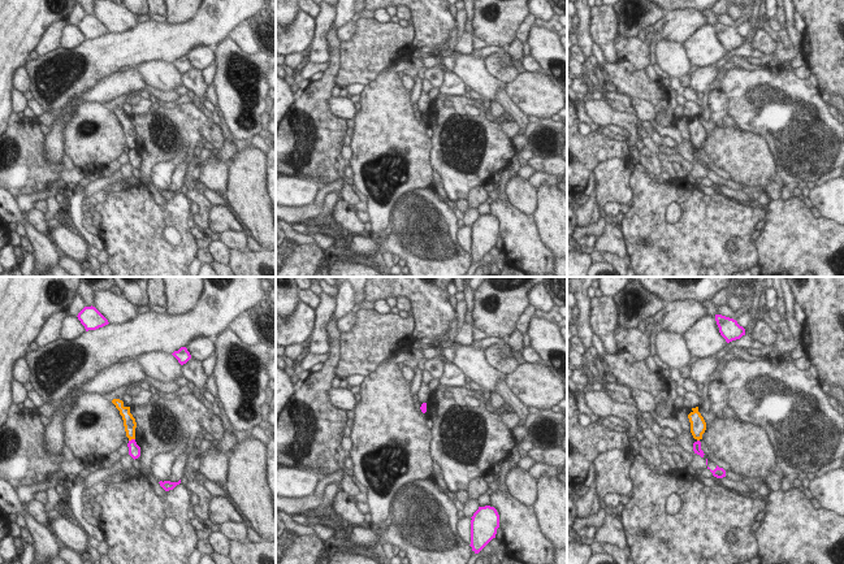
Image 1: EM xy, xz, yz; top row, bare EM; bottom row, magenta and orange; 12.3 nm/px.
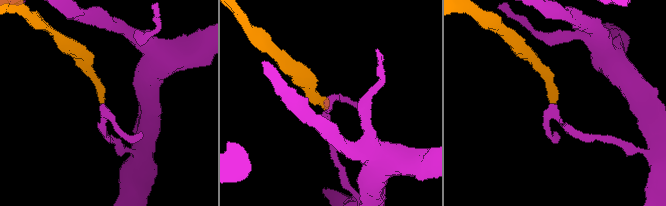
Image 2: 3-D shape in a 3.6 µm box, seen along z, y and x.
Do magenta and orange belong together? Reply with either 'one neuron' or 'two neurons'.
two neurons

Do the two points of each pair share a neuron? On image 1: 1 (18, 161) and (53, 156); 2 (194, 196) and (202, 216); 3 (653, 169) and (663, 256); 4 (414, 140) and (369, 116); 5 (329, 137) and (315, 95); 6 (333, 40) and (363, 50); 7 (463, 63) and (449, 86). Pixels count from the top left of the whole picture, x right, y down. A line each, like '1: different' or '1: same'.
1: different
2: same
3: different
4: same
5: same
6: different
7: different

